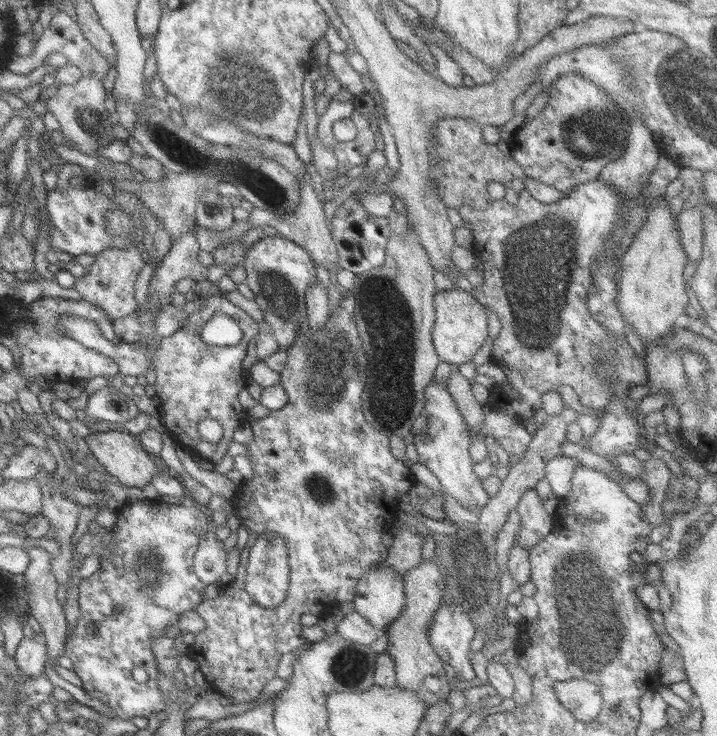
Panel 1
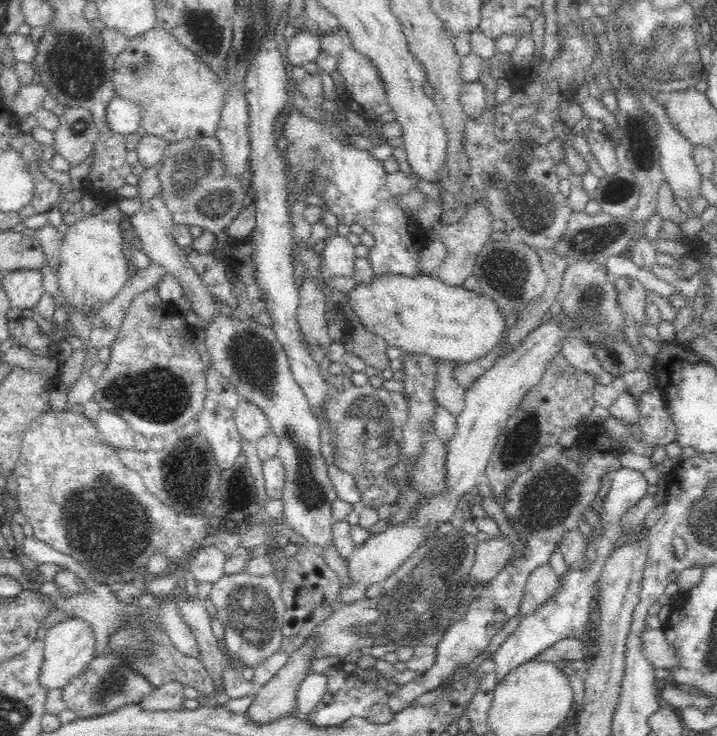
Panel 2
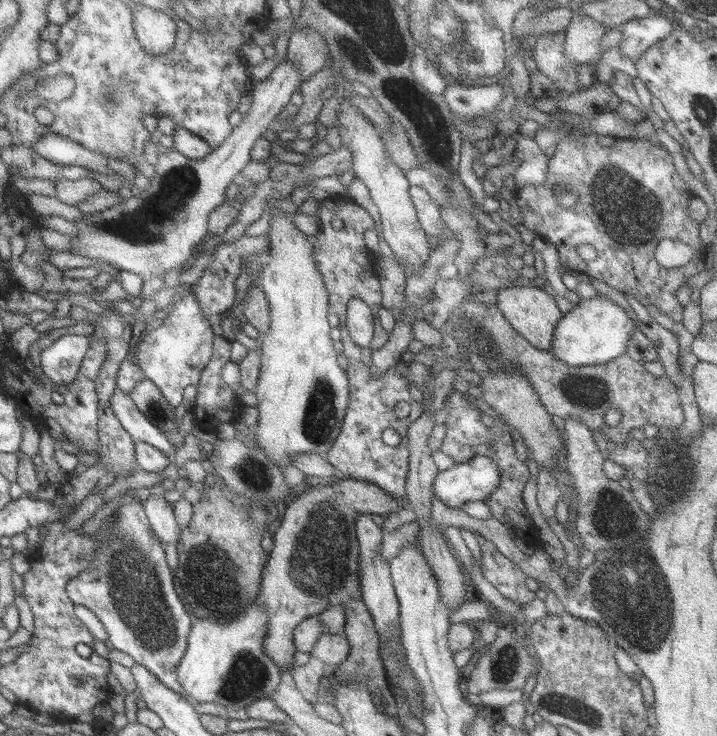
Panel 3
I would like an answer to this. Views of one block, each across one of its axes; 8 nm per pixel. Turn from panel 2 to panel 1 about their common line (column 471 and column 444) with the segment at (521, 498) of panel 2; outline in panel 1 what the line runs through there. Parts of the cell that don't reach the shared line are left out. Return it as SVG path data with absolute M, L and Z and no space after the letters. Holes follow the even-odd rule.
M439 602L431 618L427 626L427 639L435 654L442 663L450 666L452 675L459 677L462 685L475 682L468 657L474 626L461 604Z

